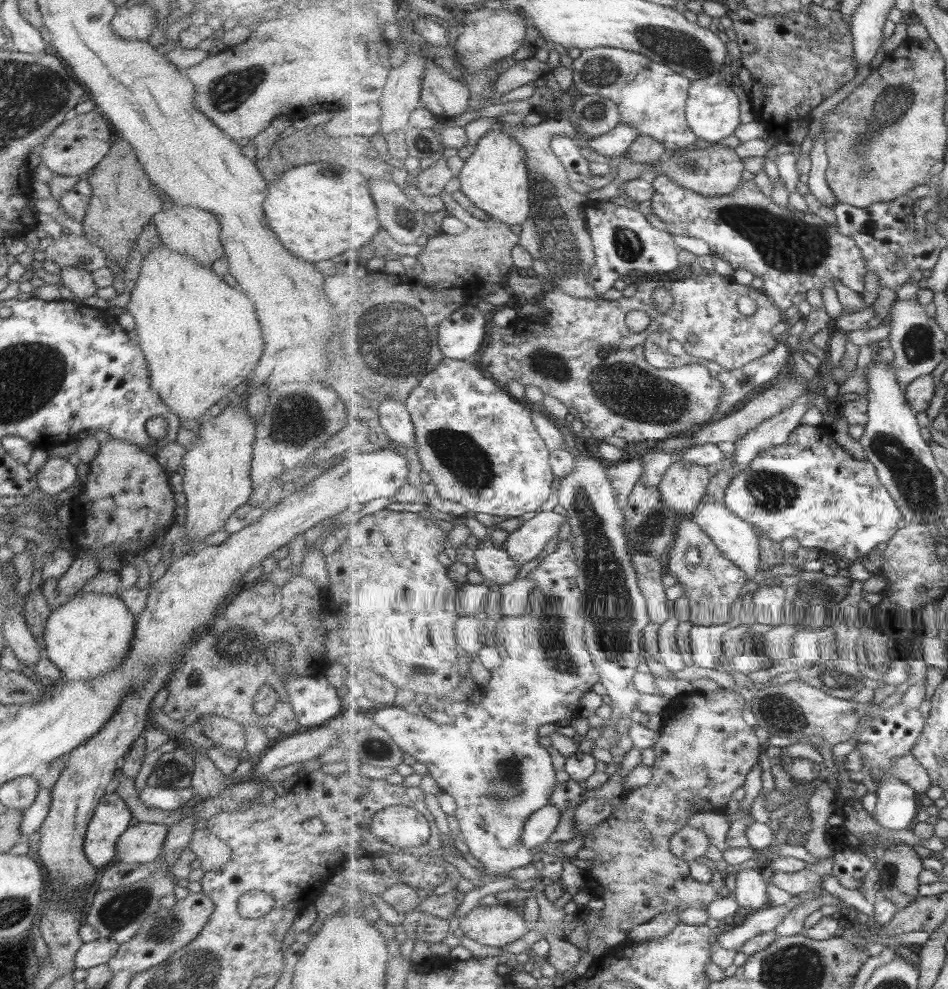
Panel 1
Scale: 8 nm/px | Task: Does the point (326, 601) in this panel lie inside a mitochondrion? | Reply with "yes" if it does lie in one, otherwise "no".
no

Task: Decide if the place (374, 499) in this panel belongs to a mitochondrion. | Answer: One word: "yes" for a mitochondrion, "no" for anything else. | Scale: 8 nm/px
no

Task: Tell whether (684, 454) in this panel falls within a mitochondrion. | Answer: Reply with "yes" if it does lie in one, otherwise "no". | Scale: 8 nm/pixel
no

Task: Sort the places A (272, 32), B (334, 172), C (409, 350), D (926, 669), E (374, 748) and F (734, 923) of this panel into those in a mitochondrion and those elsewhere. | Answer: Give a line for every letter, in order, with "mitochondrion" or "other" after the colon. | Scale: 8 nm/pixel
A: other
B: other
C: mitochondrion
D: other
E: mitochondrion
F: other

